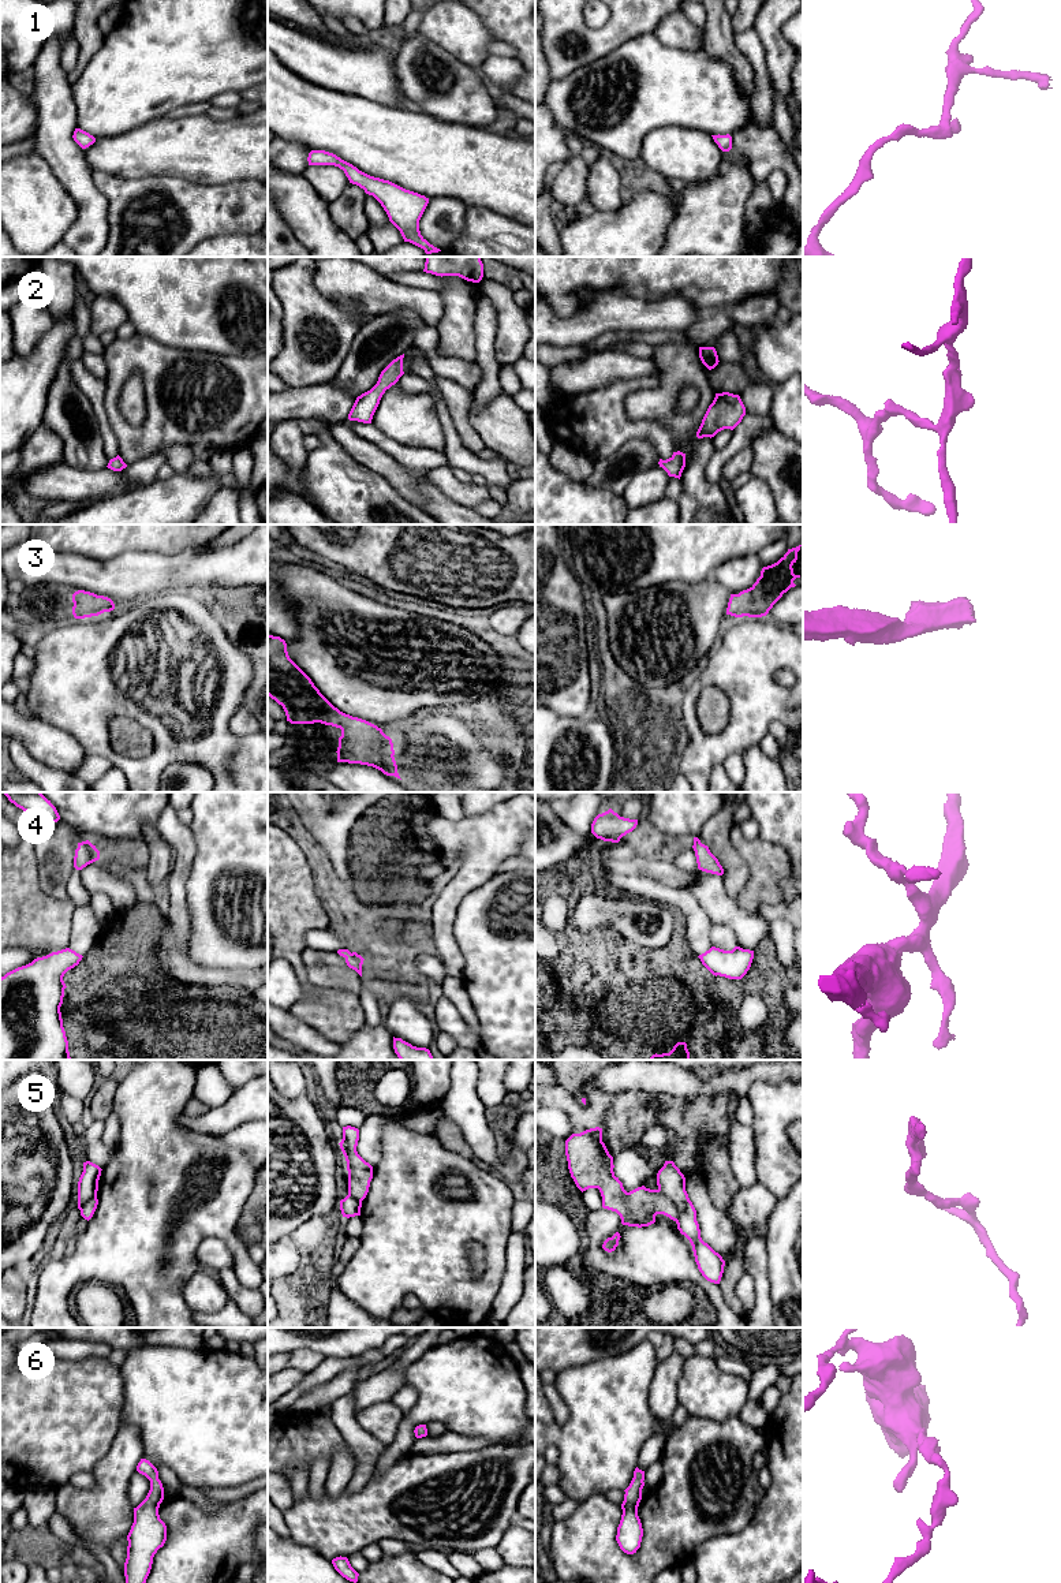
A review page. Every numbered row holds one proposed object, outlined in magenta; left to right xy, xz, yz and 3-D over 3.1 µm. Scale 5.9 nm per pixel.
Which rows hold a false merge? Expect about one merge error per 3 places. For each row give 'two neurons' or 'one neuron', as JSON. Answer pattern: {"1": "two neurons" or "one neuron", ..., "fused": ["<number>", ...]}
{"1": "one neuron", "2": "one neuron", "3": "one neuron", "4": "one neuron", "5": "two neurons", "6": "one neuron", "fused": ["5"]}

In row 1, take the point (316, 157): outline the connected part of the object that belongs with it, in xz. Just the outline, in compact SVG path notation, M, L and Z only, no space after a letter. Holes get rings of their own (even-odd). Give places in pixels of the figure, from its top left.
M311 150L307 161L309 165L335 165L343 169L350 183L359 186L381 204L389 221L400 231L404 242L423 249L426 254L441 251L430 244L419 231L419 220L429 204L429 198L389 180L370 176L325 150Z

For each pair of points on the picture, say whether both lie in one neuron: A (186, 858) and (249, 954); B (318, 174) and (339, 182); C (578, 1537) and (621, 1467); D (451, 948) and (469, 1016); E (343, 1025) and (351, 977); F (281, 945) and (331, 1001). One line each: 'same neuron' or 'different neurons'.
A: different neurons
B: same neuron
C: different neurons
D: different neurons
E: different neurons
F: same neuron

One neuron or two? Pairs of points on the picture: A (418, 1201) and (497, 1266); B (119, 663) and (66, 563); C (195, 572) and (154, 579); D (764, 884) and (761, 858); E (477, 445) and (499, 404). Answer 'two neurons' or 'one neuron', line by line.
A: one neuron
B: two neurons
C: one neuron
D: one neuron
E: two neurons

